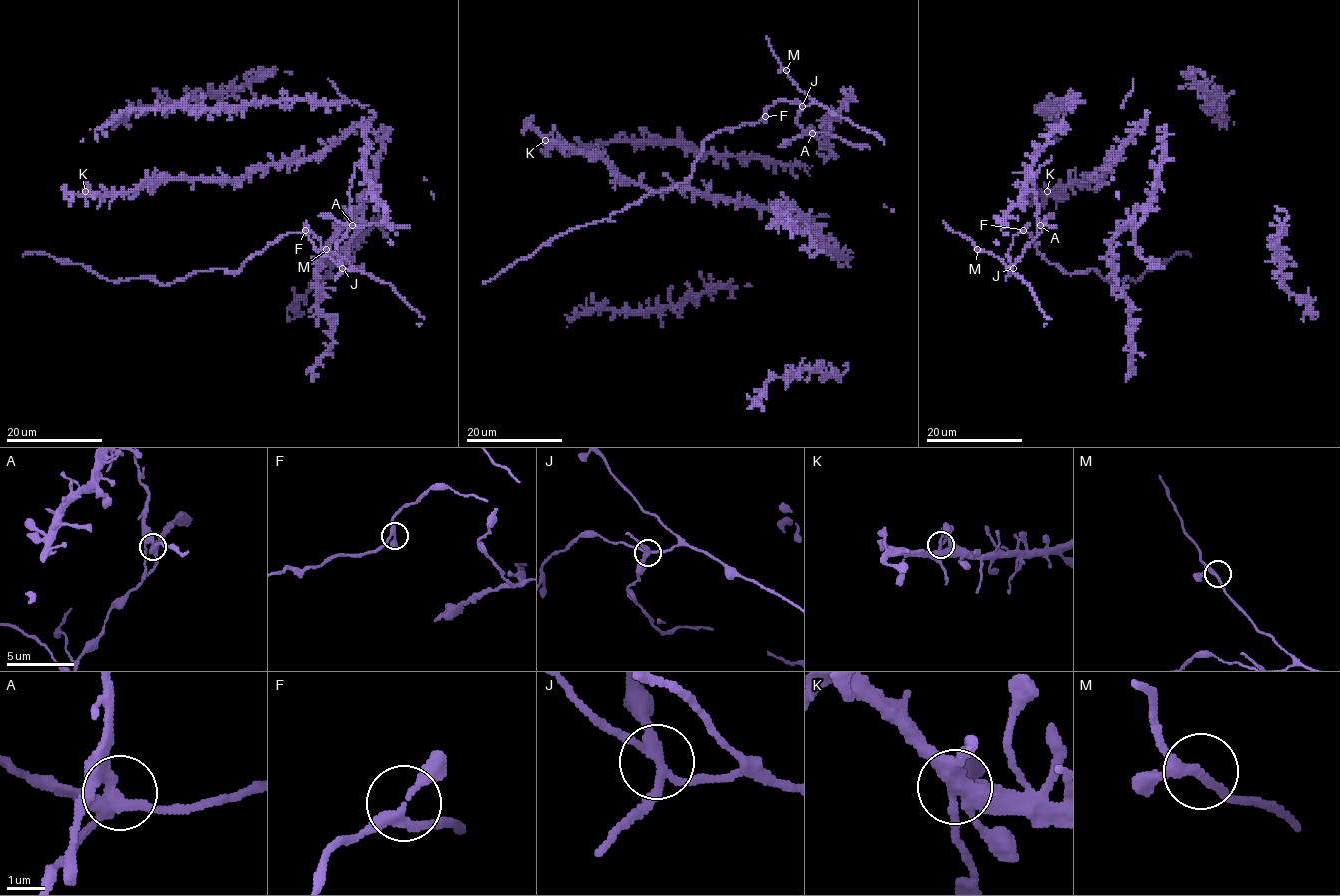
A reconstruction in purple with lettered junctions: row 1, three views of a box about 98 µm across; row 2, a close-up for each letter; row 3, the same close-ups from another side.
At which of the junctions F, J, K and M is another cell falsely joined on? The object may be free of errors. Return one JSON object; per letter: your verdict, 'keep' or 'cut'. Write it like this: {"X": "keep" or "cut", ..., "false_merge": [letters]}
{"F": "keep", "J": "cut", "K": "keep", "M": "keep", "false_merge": ["J"]}

